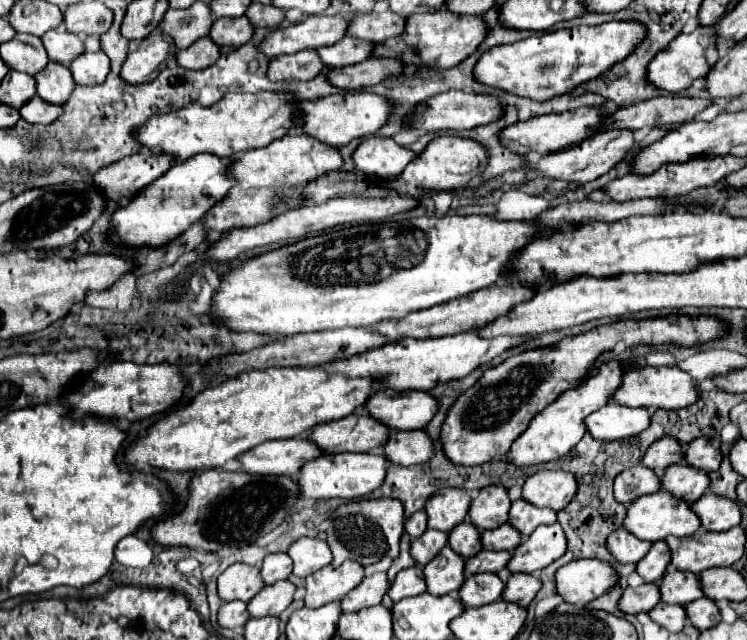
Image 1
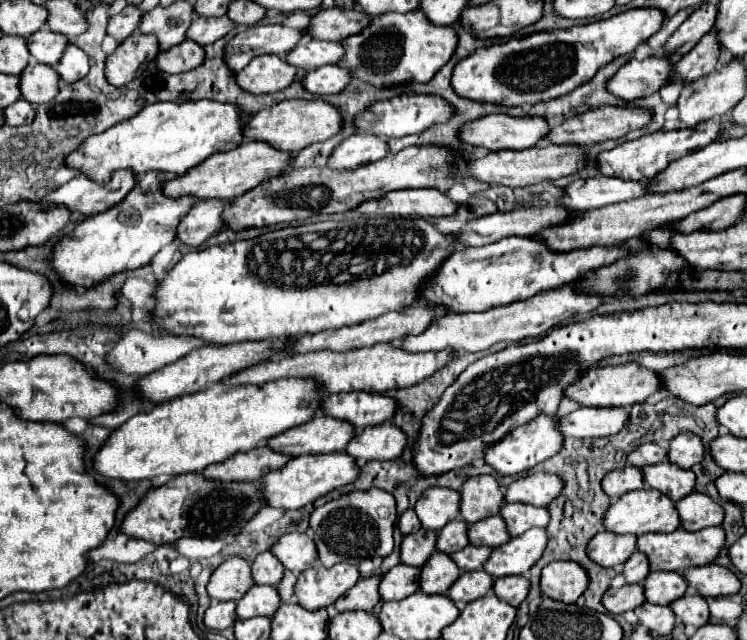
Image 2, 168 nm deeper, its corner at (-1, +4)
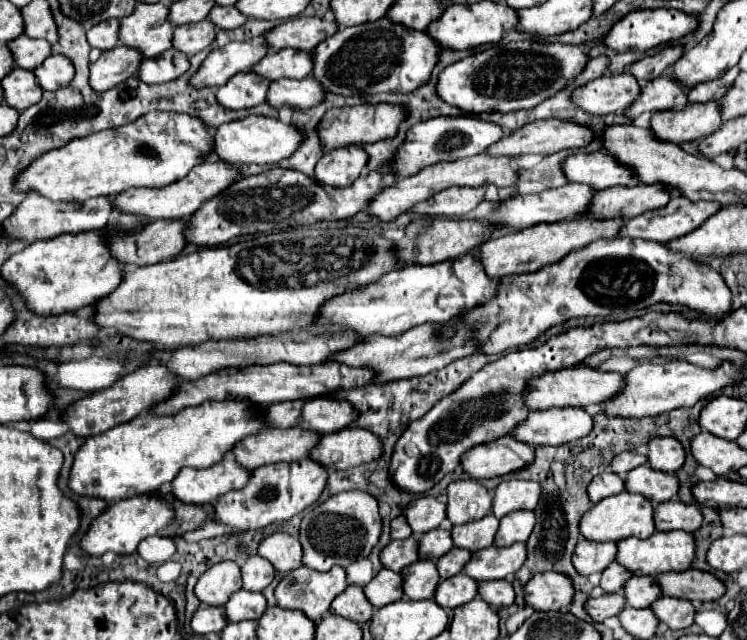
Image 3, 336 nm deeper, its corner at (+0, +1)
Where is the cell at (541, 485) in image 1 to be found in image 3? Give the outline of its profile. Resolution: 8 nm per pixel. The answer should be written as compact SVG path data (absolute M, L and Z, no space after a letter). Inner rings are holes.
M520 479L502 481L496 487L492 513L498 519L502 519L504 515L508 515L512 511L518 511L518 509L534 511L540 497L542 497L542 491L540 491L538 481L520 481Z

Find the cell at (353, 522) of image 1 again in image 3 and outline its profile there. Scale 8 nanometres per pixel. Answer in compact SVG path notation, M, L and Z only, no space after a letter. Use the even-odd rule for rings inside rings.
M338 493L304 515L300 525L300 543L304 547L302 563L318 571L328 571L332 565L348 567L350 563L368 557L372 547L378 543L380 535L382 535L382 517L378 513L378 501L374 501L370 493Z

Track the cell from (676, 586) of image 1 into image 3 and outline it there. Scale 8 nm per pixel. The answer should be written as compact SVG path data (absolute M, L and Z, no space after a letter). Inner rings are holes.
M632 577L624 589L630 607L648 607L662 595L662 589L658 589L658 581L654 577Z

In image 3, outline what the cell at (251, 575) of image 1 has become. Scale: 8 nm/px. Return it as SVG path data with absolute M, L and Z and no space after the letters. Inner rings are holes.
M236 561L212 565L196 583L196 597L206 605L224 605L232 593L242 589L242 575Z

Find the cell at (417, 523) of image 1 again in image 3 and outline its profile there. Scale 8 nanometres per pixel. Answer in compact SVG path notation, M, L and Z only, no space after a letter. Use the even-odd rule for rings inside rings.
M398 515L396 519L392 519L390 527L392 527L392 531L390 531L392 539L406 539L406 537L412 535L412 529L410 529L410 525L408 525L404 515Z

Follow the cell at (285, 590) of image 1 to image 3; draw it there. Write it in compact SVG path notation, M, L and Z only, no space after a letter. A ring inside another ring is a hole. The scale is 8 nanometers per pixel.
M240 589L234 593L226 603L226 617L228 621L244 621L244 619L258 619L266 611L266 597L262 593L250 593Z

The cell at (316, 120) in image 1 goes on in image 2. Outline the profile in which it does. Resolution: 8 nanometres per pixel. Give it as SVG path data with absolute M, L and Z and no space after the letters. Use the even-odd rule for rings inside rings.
M285 100L267 110L255 112L243 126L243 138L261 140L279 152L297 154L299 150L303 150L315 142L335 136L339 126L341 126L339 110L323 100Z

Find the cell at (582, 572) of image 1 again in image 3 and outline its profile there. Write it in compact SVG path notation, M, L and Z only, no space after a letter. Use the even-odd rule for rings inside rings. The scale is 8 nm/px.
M536 573L526 583L526 605L536 611L558 611L568 607L574 597L574 585L562 573Z

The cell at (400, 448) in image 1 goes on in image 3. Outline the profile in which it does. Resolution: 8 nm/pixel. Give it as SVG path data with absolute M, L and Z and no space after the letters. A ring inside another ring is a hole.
M352 425L338 433L322 435L320 443L312 449L310 459L326 465L328 469L352 469L362 463L376 461L384 453L382 441L372 431Z

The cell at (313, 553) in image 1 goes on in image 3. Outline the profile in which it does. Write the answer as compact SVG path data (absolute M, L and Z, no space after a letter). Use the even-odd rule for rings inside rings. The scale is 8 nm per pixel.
M272 533L266 537L258 547L258 555L268 559L280 573L290 573L290 569L302 565L302 545L298 537L288 533Z

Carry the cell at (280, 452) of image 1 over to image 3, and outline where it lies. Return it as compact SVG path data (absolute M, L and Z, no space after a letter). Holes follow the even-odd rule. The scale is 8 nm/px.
M226 457L208 469L182 469L172 481L172 493L180 501L210 503L230 489L242 489L252 469L242 469L234 457Z

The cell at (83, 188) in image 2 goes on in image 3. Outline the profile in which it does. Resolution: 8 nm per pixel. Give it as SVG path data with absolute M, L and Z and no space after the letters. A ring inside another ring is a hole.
M30 193L4 221L4 229L12 239L24 239L24 241L38 241L38 239L50 239L58 237L62 233L80 233L80 231L94 231L104 229L110 221L110 215L114 209L110 209L110 201L114 197L94 197L90 201L78 203L78 201L48 201L48 197L42 197L40 193Z

